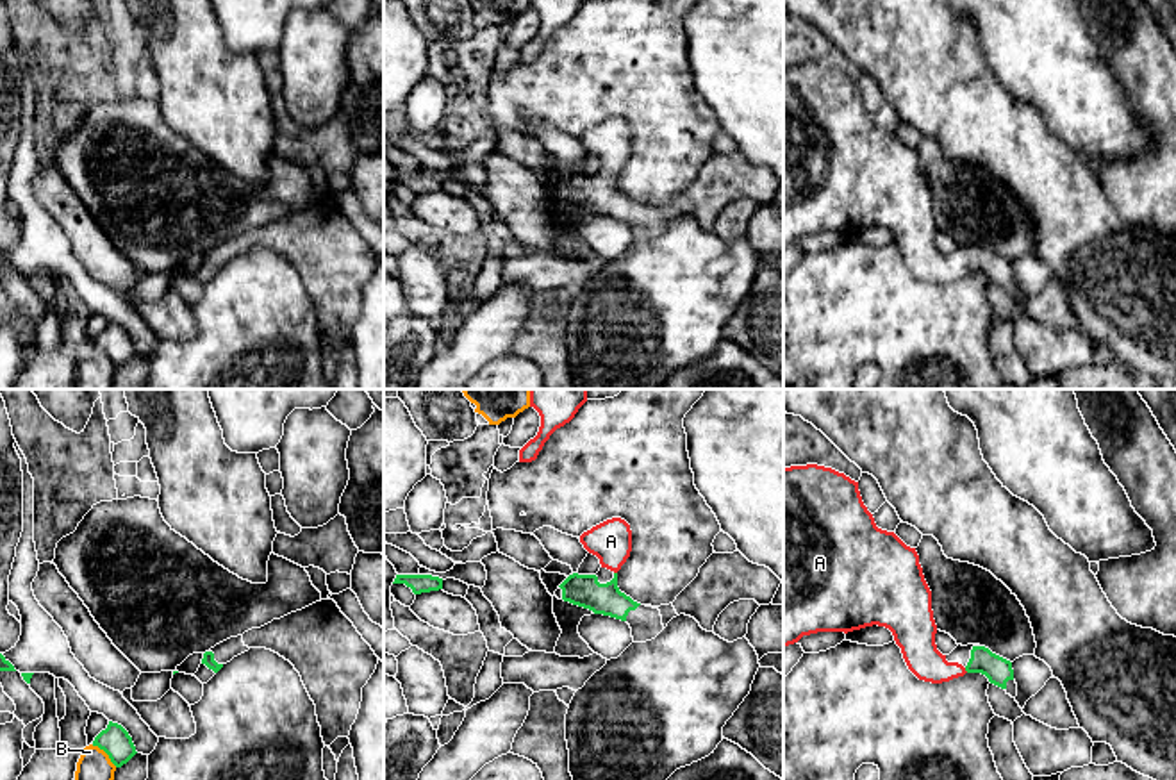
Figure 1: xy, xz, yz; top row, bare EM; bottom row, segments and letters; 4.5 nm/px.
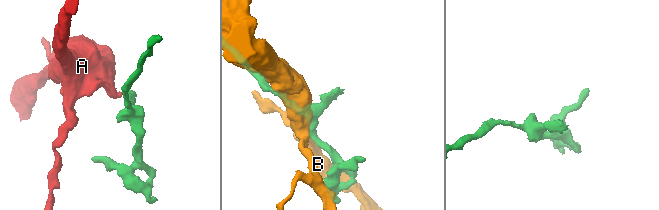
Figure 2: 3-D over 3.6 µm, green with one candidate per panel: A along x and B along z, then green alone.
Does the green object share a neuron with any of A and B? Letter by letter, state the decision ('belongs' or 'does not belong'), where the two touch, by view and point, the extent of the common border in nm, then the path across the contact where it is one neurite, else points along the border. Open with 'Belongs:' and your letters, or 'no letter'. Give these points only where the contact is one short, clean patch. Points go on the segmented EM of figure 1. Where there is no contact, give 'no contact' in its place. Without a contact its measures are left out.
Belongs: A
A: belongs; contact yz (966, 670); length 30 nm; way yz (998, 670), (966, 670), (943, 670), (918, 645)
B: does not belong; contact xy (106, 752); length 160 nm

